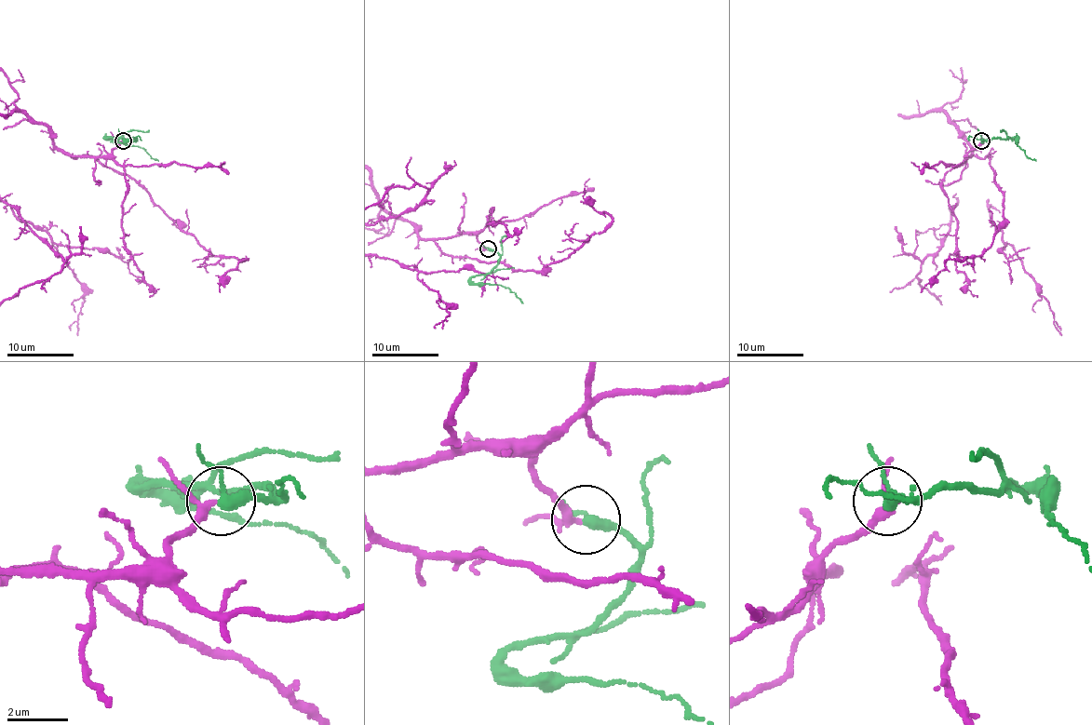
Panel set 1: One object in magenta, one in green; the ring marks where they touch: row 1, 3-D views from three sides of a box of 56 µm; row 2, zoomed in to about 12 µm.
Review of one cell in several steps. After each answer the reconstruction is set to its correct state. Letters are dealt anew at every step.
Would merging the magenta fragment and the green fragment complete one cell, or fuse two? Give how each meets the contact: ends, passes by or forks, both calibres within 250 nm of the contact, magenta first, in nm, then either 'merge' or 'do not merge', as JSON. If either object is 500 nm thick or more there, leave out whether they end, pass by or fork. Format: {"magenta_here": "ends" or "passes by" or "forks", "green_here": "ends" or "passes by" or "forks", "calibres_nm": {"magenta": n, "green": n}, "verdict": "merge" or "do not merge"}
{"magenta_here": "passes by", "green_here": "passes by", "calibres_nm": {"magenta": 240, "green": 280}, "verdict": "merge"}

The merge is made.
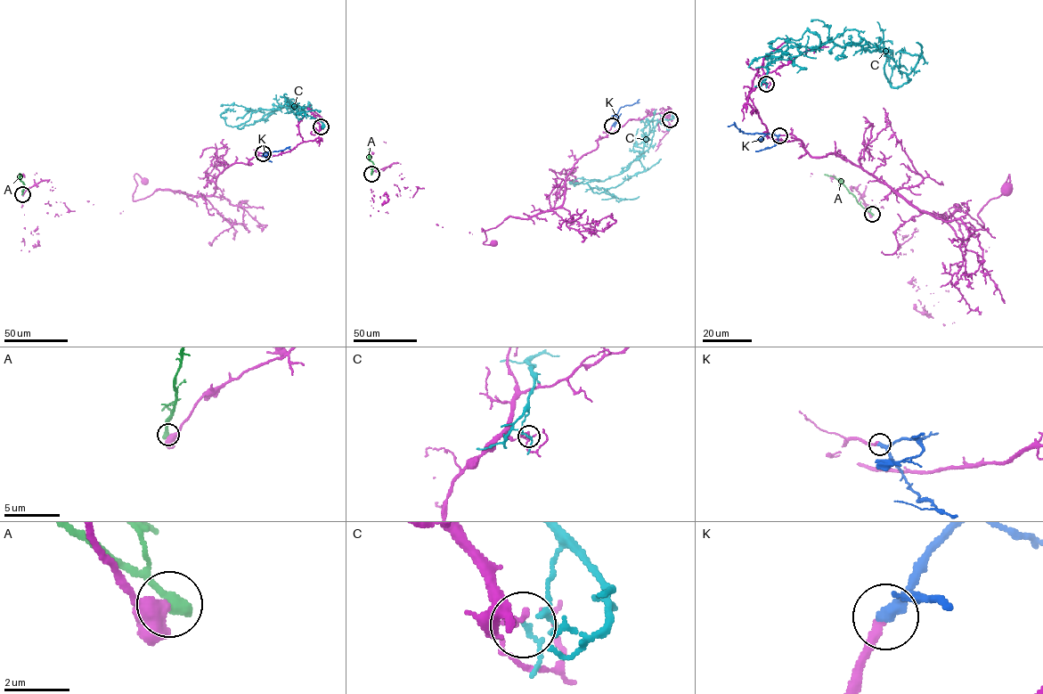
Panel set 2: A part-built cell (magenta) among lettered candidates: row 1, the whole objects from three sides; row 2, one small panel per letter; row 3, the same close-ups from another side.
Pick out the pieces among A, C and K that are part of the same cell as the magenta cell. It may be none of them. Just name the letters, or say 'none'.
K

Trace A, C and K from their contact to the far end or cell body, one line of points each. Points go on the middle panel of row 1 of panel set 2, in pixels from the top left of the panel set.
A: (371, 174), (373, 163), (368, 157), (368, 149)
C: (670, 119), (645, 170), (592, 191), (643, 151), (651, 120), (669, 126)
K: (612, 126), (621, 107), (631, 105), (639, 99)

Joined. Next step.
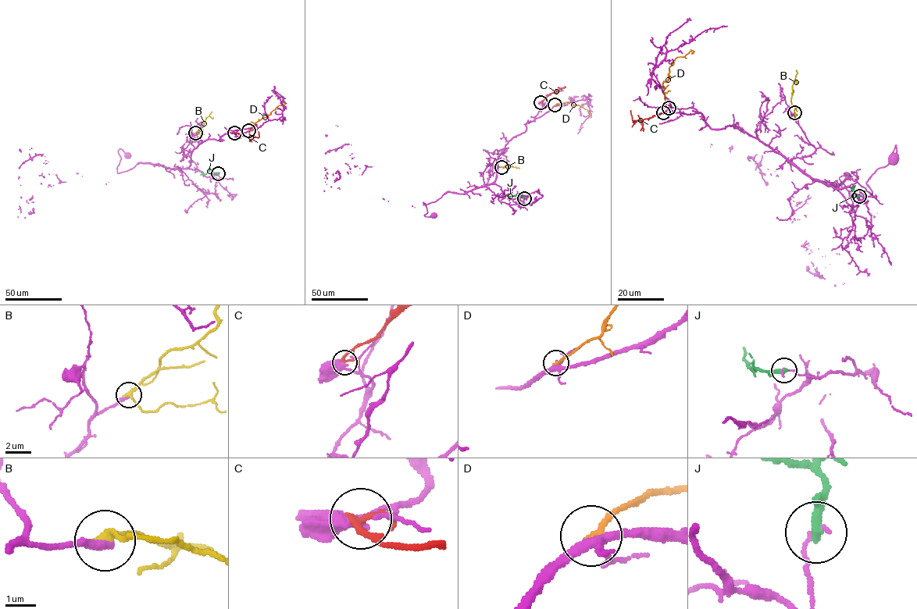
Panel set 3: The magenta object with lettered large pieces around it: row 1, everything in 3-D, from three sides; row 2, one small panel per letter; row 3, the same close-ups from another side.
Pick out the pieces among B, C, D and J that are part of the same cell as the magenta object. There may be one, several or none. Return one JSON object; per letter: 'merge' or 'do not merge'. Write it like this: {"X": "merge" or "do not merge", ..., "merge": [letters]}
{"B": "merge", "C": "do not merge", "D": "do not merge", "J": "do not merge", "merge": ["B"]}

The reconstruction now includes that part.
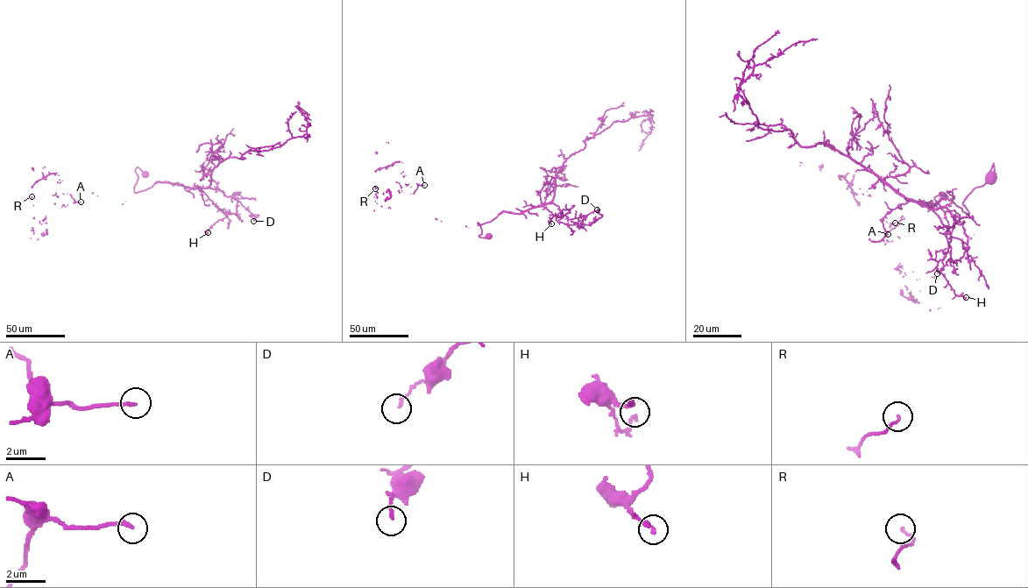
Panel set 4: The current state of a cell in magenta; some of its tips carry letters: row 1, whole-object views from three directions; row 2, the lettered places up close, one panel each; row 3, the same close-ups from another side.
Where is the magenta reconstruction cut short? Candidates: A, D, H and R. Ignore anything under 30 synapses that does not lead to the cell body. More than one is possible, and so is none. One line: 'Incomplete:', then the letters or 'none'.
Incomplete: none

